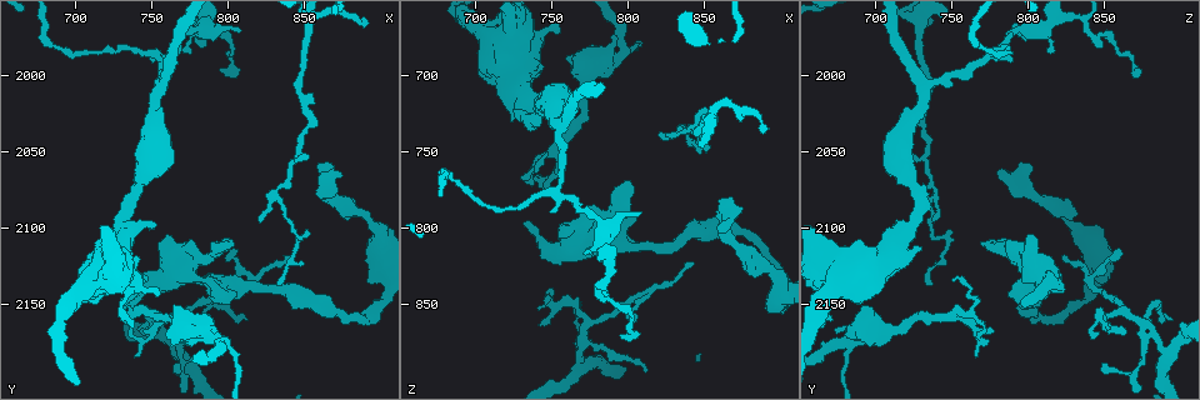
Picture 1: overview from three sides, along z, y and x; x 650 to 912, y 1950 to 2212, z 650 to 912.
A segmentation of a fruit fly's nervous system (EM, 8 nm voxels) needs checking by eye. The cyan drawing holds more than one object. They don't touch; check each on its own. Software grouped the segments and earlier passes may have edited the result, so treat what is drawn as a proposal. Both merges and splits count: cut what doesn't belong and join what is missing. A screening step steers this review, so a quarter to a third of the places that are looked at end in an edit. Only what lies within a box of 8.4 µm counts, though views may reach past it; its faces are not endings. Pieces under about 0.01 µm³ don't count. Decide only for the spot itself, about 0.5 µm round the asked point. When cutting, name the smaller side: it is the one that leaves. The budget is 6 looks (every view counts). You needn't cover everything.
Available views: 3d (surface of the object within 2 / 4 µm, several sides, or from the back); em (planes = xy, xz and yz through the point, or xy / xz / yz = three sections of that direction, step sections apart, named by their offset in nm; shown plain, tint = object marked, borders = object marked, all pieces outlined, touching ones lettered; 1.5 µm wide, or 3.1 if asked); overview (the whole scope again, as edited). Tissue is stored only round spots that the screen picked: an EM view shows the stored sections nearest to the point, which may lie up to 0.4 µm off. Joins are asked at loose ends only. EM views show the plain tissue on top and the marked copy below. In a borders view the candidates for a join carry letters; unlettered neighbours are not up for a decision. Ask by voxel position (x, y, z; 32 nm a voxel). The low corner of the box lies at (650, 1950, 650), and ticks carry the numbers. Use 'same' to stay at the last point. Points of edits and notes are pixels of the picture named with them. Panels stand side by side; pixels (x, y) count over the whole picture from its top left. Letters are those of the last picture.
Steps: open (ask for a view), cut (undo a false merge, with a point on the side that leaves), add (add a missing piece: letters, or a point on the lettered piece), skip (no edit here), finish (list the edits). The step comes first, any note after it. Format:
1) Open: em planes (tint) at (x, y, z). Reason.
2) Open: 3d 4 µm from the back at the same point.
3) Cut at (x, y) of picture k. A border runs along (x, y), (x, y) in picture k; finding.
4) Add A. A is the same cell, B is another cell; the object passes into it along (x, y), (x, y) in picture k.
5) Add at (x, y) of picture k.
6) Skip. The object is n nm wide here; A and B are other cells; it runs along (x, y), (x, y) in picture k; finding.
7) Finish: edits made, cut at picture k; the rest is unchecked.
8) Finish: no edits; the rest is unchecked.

Open: 3d 2 µm at (732, 2152, 798).

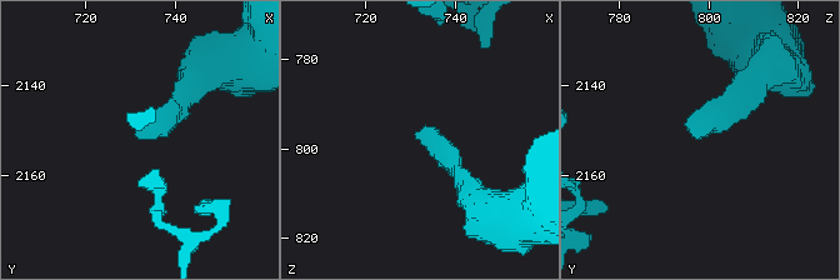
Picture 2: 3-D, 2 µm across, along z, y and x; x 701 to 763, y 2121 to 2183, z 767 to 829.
Open: em planes (borders) at (731, 2152, 796).

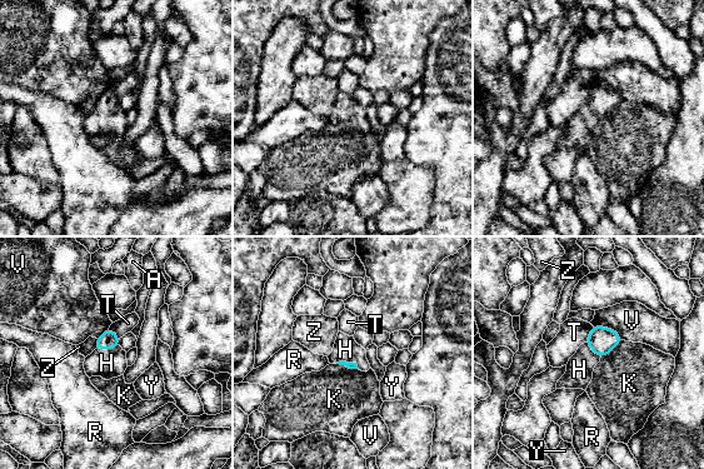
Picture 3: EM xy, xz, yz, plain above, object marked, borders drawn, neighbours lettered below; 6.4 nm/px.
Add H. H is the same cell, A, K, R, T, V, Y and Z are other cells; the object passes into it along (352, 365), (348, 363), (345, 349) in picture 3; it goes on there.

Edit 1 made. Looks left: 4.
Open: overview. See it whole again.

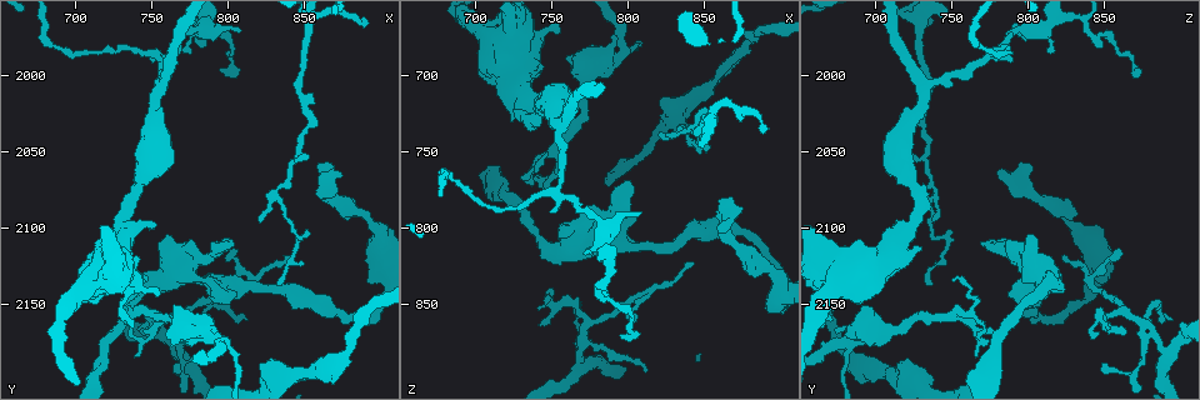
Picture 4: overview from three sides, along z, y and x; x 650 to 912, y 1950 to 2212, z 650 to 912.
Open: 3d 2 µm at (780, 1972, 840). Abrupt turn.

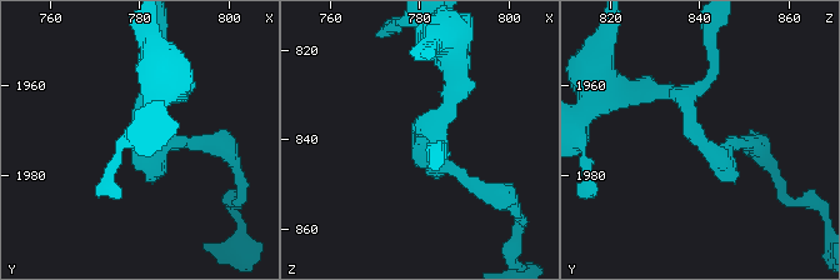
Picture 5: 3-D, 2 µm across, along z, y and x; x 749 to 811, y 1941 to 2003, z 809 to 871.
Open: em xy step 4 (tint) at (780, 1971, 840). Shape alone is not enough.

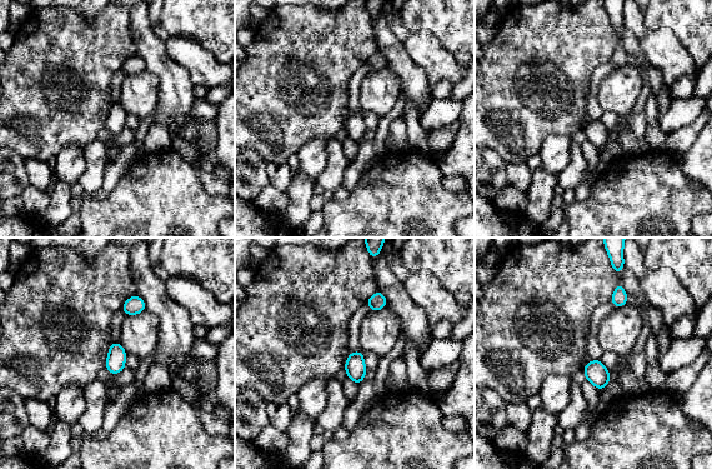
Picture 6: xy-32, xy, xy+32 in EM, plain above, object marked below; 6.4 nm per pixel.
Open: em planes (borders) at the same point. Cut it another way.

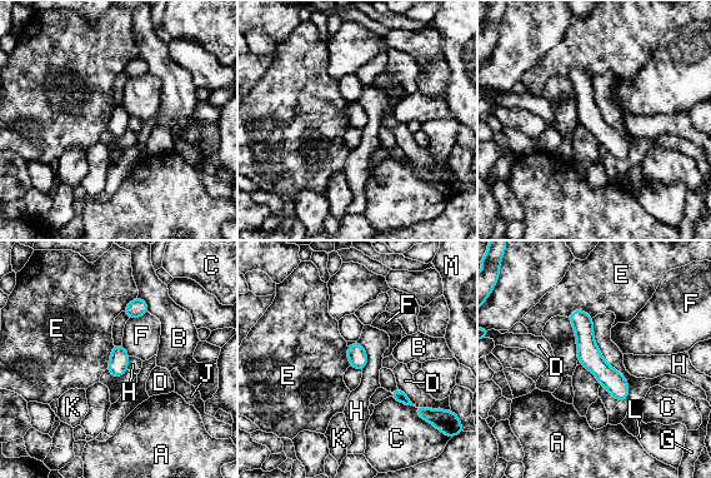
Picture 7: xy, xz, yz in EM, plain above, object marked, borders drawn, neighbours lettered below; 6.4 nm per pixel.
Skip. A, B, C, D, E, F, G, H, J, K, L and M are other cells; it runs along (576, 313), (589, 355), (622, 397) in picture 7; continuous, no second cell.

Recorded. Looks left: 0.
Finish: edits made, add at picture 3; the rest is unchecked.

